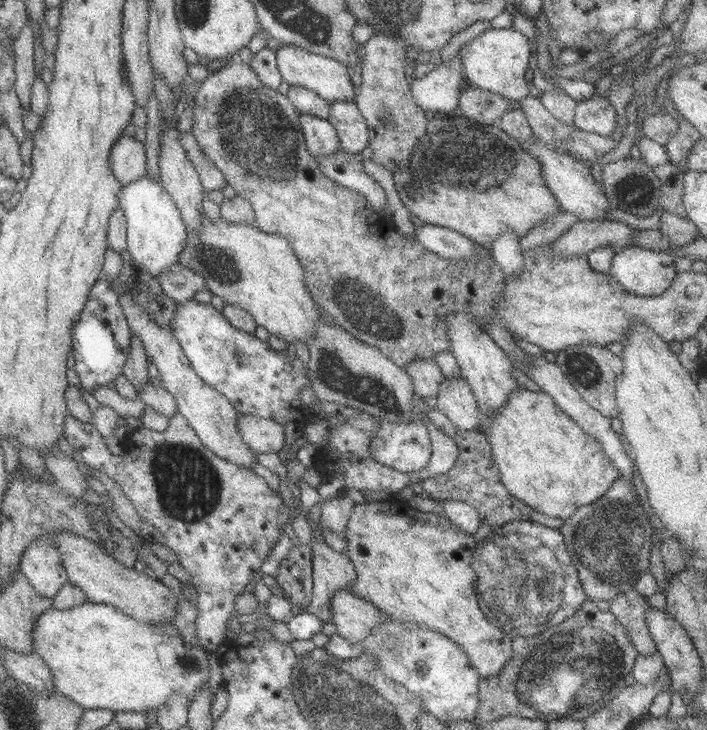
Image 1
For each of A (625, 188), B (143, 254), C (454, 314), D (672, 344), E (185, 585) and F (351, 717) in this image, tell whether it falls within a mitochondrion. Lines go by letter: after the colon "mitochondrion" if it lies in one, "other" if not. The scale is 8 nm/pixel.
A: other
B: other
C: other
D: other
E: other
F: mitochondrion

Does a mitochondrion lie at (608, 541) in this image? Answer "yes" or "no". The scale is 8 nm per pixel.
yes

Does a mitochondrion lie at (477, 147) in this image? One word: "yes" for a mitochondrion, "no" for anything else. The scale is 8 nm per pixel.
yes

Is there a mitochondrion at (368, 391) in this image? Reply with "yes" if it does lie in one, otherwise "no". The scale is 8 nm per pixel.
yes

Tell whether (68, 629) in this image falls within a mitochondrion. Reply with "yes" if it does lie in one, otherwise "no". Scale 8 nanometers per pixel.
no

